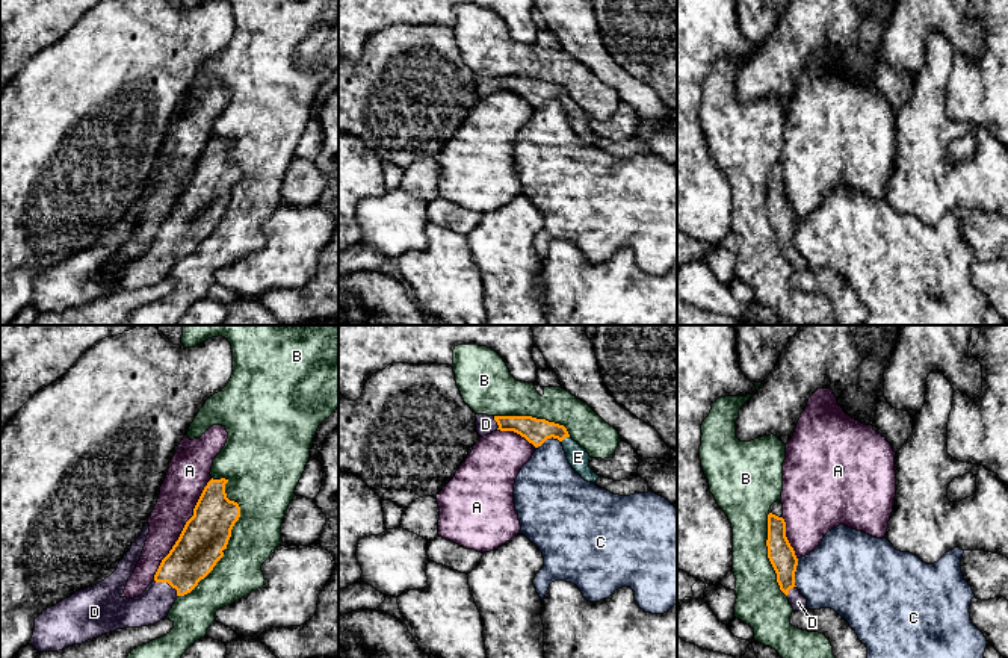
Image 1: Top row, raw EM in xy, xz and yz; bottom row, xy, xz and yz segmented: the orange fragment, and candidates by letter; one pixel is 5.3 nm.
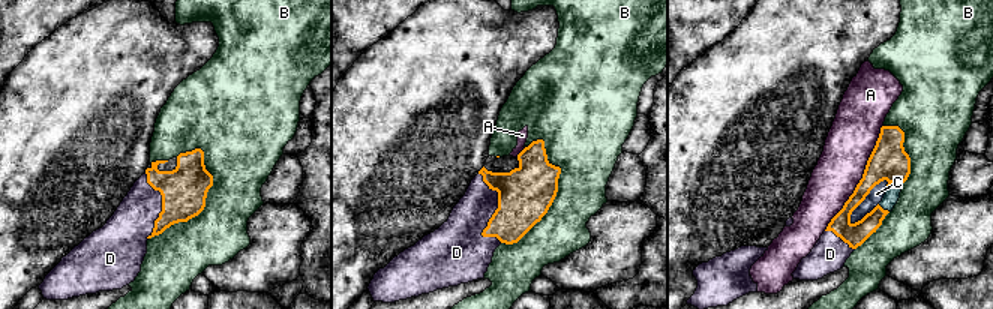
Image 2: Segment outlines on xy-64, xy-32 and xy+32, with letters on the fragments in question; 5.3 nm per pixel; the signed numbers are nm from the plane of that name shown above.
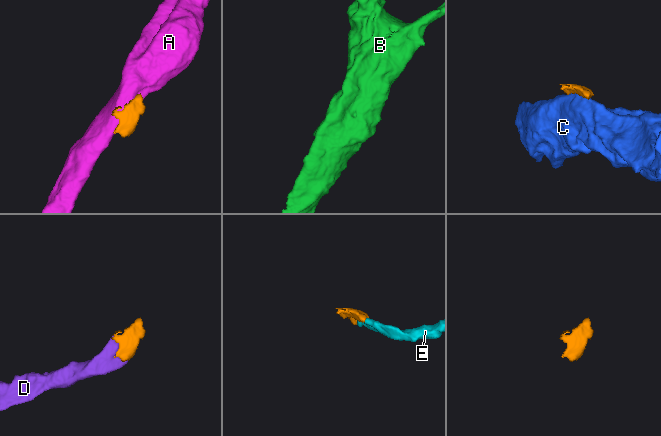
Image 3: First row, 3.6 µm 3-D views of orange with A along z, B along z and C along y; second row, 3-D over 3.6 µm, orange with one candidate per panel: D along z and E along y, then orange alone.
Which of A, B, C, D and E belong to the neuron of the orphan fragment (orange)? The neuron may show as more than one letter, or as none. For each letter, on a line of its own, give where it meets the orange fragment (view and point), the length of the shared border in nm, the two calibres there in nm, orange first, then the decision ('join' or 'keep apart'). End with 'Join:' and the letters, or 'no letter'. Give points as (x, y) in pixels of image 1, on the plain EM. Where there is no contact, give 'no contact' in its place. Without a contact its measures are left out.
A: meets orange in xy at (183, 191); contact 650 nm long; 240 nm thick on the orange side, 200 nm on the other; keep apart
B: meets orange in xy at (238, 167); contact 400 nm long; 240 nm thick on the orange side, 400 nm on the other; keep apart
C: meets orange in yz at (795, 232); contact 150 nm long; 140 nm thick on the orange side, 380 nm on the other; keep apart
D: meets orange in xy at (168, 244); contact 160 nm long; 240 nm thick on the orange side, 180 nm on the other; join
E: meets orange in xz at (564, 99); contact 60 nm long; 140 nm thick on the orange side, 110 nm on the other; join
Join: D, E

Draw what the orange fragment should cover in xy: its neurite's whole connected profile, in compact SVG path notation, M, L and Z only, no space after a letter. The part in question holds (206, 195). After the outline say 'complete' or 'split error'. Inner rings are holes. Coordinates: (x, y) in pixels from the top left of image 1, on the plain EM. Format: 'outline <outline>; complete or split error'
outline M210 141L193 177L162 221L147 251L127 260L121 256L141 221L148 183L116 231L94 248L76 253L35 280L29 303L38 313L59 313L124 289L141 289L166 280L178 257L190 254L224 218L240 168L225 154L228 141Z; split error

